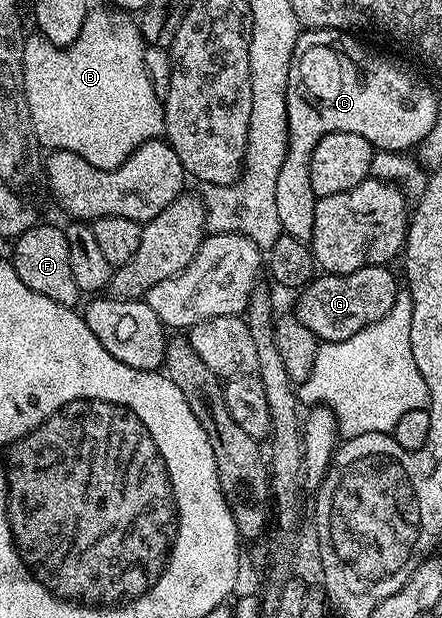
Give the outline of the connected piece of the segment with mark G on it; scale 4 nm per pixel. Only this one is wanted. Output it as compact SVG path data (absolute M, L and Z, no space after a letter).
M385 265L363 267L349 275L321 274L299 292L294 314L317 339L325 343L346 341L346 337L354 337L358 329L366 329L366 325L374 325L374 321L382 321L382 317L390 313L398 290L392 269Z

